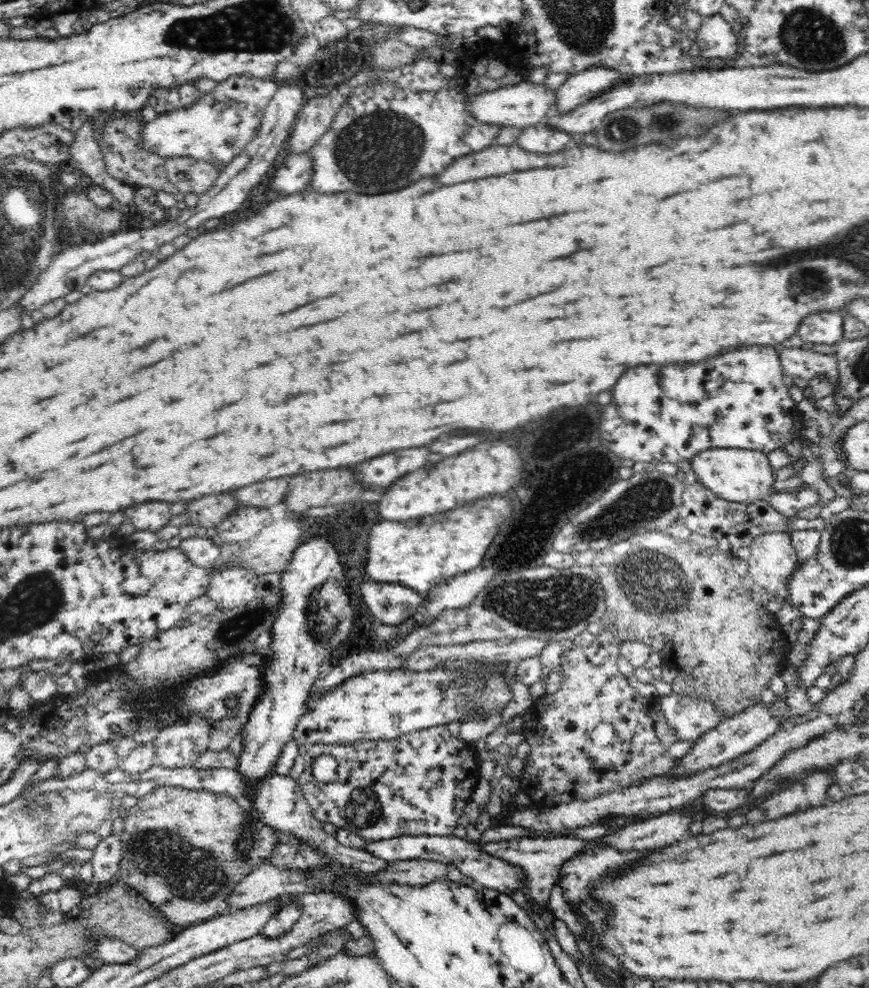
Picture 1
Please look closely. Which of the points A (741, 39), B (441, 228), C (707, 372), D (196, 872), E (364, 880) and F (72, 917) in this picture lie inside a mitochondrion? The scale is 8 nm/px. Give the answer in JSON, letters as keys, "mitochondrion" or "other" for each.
{"A":"other","B":"other","C":"other","D":"mitochondrion","E":"other","F":"other"}

